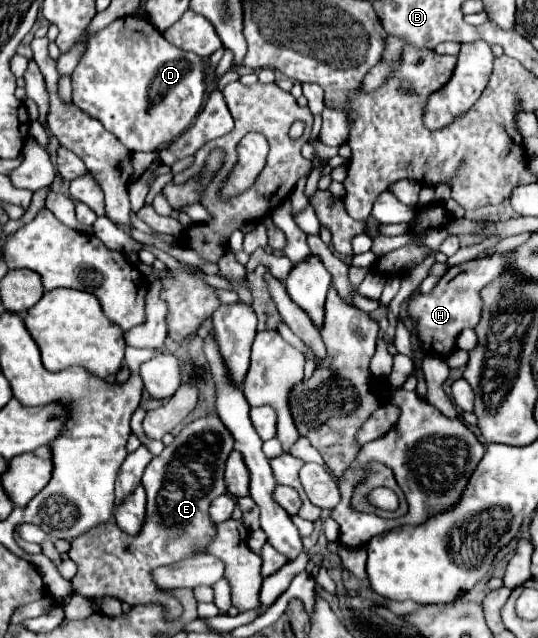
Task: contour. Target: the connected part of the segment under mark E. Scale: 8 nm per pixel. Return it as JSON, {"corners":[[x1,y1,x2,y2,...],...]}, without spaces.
{"corners":[[217,411,185,425,173,443,151,459,143,473,141,485,147,491,147,519,141,533,131,537,123,533,115,521,107,521,71,541,69,557,77,565,77,575,71,581,73,591,91,599,111,595,129,605,157,603,163,607,167,621,177,619,183,613,179,601,161,593,149,573,159,565,171,565,191,557,209,545,215,523,209,519,207,507,211,499,227,493,223,473,231,451,233,437,229,437,229,431,221,425]]}

